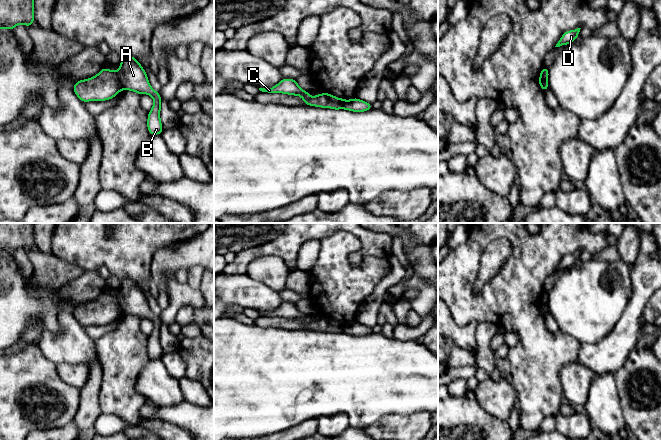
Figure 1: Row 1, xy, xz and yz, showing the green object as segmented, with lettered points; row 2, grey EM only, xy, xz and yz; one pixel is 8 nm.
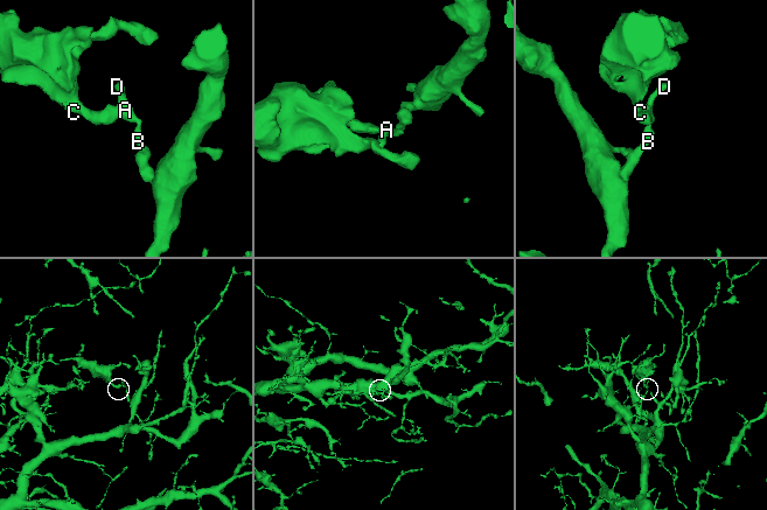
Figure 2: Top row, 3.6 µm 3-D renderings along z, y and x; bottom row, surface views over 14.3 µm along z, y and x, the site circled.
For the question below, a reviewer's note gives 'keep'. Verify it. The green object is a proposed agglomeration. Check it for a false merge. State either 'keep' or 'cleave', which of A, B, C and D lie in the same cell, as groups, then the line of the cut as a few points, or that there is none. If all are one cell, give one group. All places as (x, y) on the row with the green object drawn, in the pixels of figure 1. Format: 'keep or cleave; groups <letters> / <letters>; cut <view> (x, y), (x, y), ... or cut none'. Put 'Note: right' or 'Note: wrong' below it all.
cleave; groups A B D / C; cut xy (116, 71), (122, 88)
Note: wrong

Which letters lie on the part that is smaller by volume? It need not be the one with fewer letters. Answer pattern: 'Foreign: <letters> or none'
Foreign: C

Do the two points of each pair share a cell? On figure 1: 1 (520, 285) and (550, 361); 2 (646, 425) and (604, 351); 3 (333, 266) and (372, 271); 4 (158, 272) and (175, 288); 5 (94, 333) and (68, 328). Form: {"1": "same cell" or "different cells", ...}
{"1": "same cell", "2": "different cells", "3": "same cell", "4": "different cells", "5": "different cells"}

